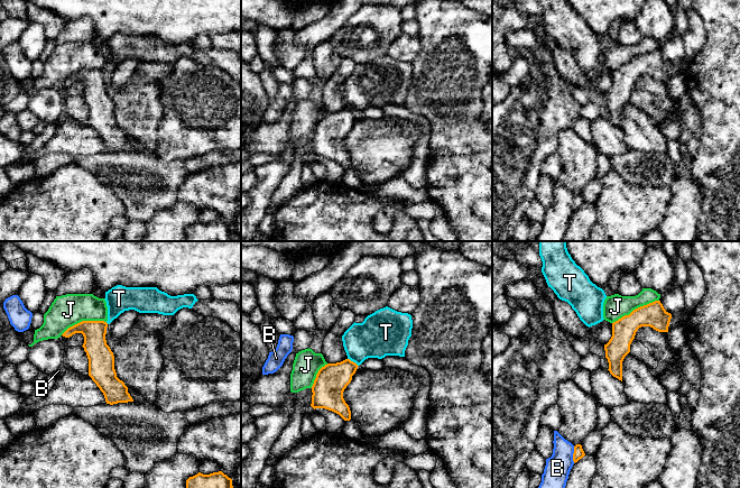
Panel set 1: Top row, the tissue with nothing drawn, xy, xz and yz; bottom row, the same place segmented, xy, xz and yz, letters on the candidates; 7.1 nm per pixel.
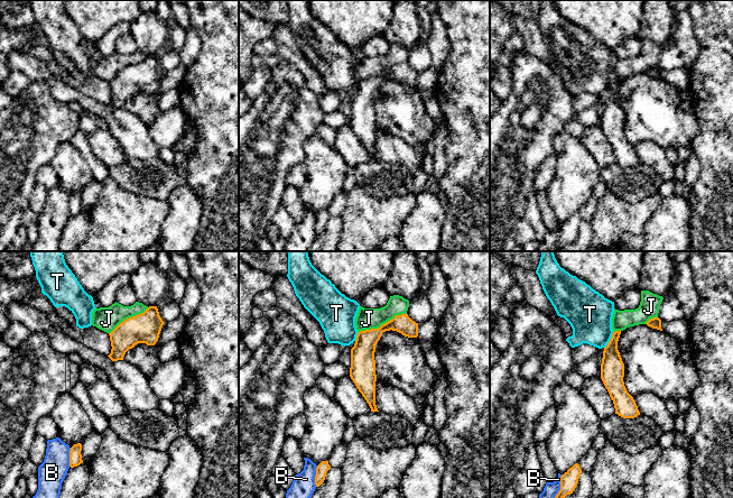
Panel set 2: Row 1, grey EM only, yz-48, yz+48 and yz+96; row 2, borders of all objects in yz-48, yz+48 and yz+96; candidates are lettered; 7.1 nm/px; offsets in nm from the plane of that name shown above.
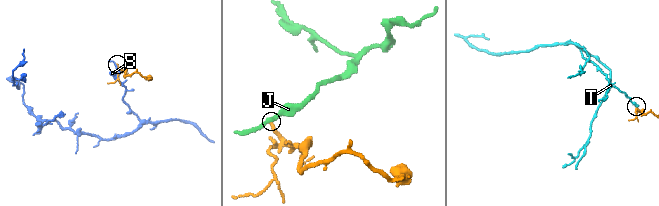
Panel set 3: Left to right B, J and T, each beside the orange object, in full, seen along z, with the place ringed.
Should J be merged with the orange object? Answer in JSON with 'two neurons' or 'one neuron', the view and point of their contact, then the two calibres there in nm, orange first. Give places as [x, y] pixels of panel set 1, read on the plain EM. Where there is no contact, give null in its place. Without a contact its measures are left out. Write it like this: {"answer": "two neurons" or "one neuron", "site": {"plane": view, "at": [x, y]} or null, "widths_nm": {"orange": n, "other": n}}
{"answer": "two neurons", "site": {"plane": "yz", "at": [636, 57]}, "widths_nm": {"orange": 170, "other": 170}}

